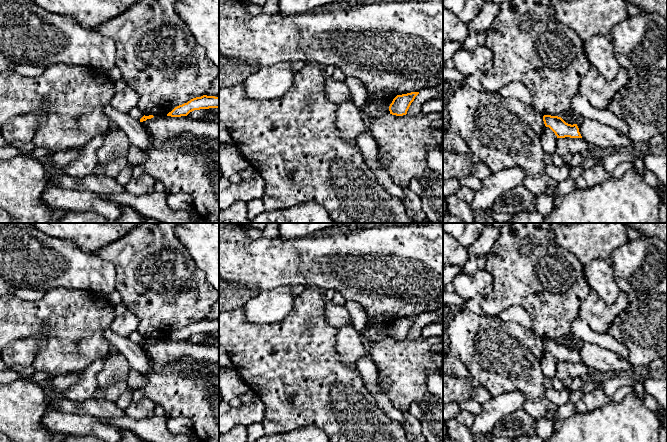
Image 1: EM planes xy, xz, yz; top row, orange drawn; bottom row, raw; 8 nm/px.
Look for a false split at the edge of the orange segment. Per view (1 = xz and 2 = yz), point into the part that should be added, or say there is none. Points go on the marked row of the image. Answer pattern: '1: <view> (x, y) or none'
1: none
2: none

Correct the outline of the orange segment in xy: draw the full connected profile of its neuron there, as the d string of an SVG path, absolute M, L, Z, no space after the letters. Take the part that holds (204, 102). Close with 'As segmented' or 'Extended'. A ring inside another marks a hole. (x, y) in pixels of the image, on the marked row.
M203 95L196 97L175 107L167 116L181 117L187 116L190 112L200 109L219 108L219 97Z. As segmented

